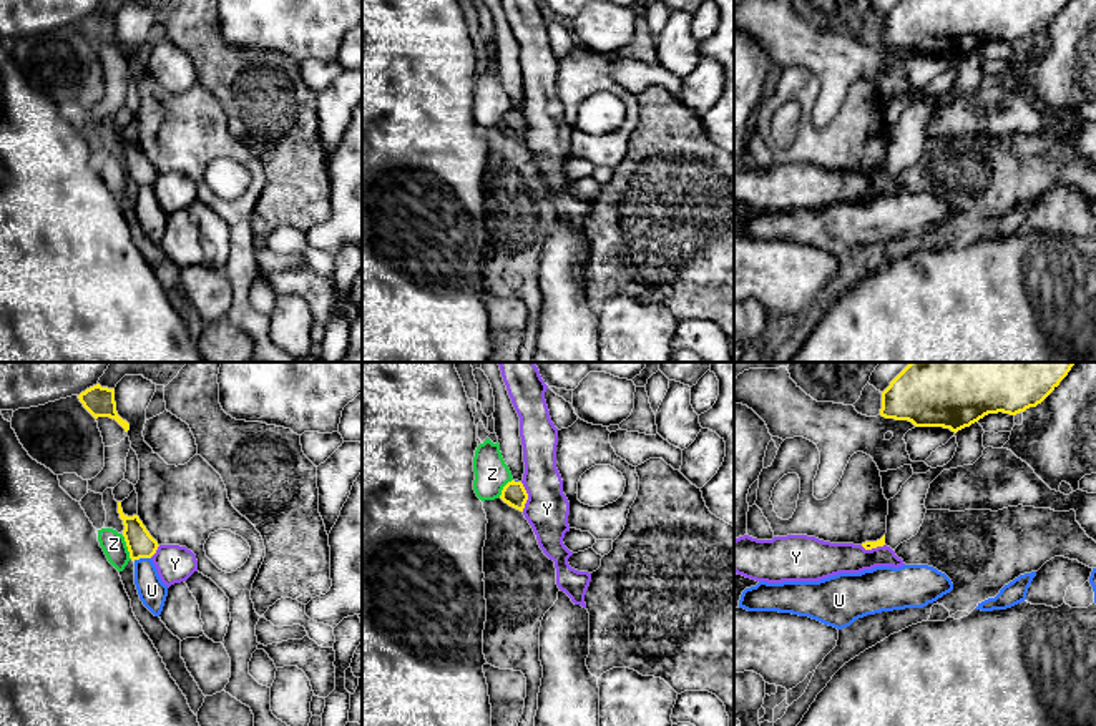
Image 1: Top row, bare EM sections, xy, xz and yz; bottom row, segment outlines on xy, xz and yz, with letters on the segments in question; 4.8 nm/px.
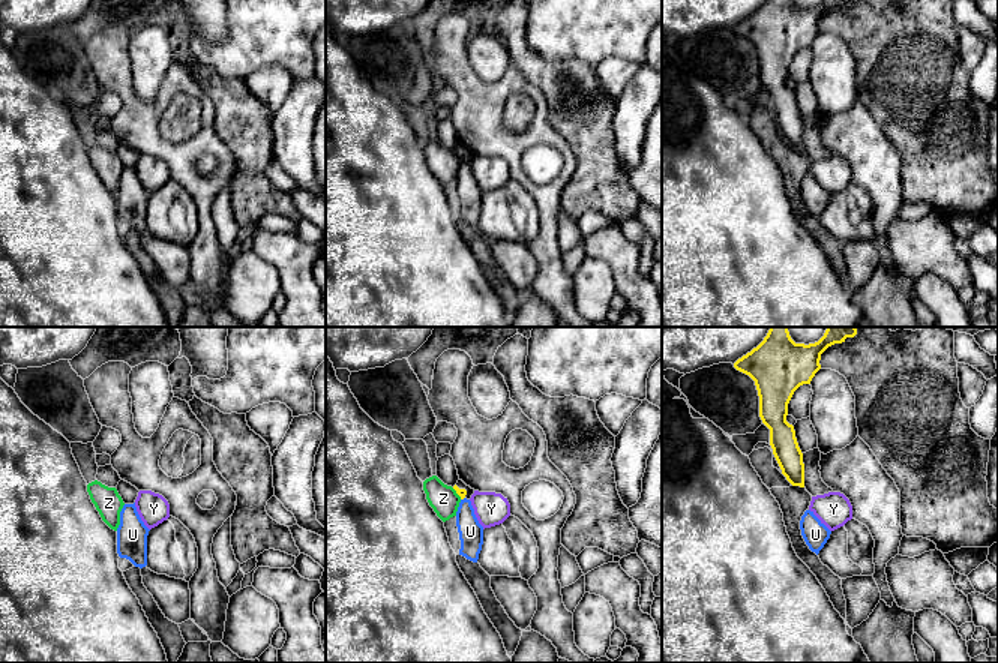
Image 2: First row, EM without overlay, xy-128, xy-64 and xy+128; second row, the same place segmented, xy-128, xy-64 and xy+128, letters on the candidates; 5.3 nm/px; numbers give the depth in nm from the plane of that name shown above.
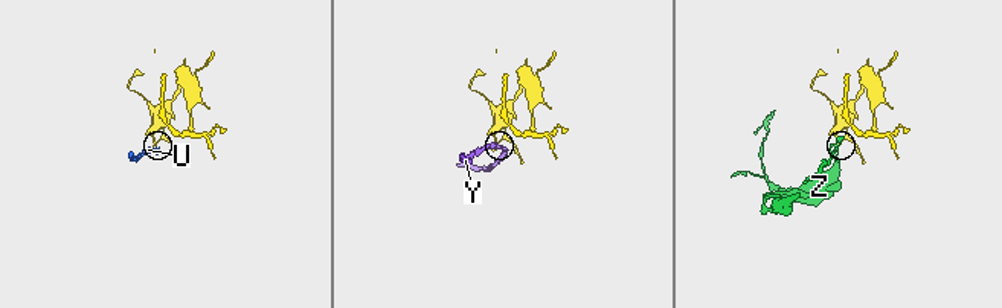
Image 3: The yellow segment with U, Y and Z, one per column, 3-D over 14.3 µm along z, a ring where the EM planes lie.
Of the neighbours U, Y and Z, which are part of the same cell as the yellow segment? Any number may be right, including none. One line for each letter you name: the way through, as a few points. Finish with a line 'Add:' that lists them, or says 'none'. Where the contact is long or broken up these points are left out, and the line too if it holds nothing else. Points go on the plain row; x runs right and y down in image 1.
Add: none

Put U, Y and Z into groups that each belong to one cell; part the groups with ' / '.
U / Y / Z

